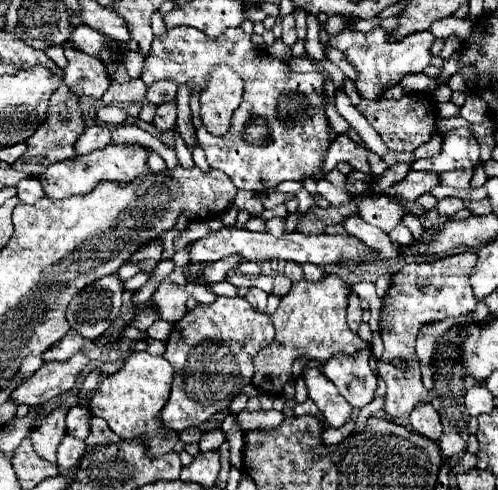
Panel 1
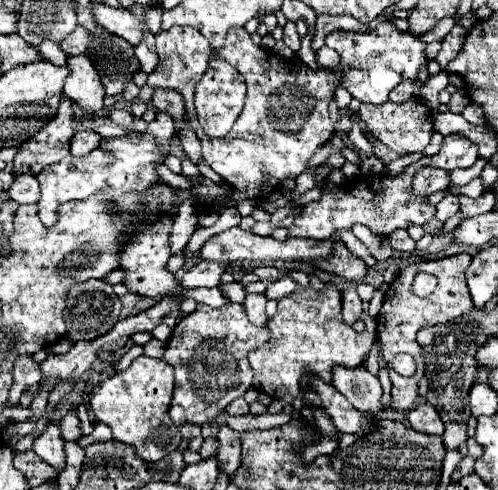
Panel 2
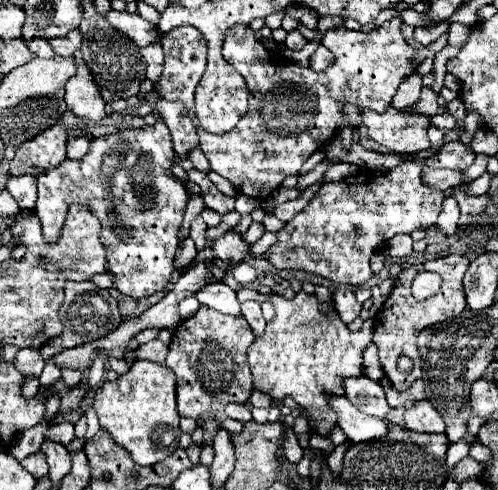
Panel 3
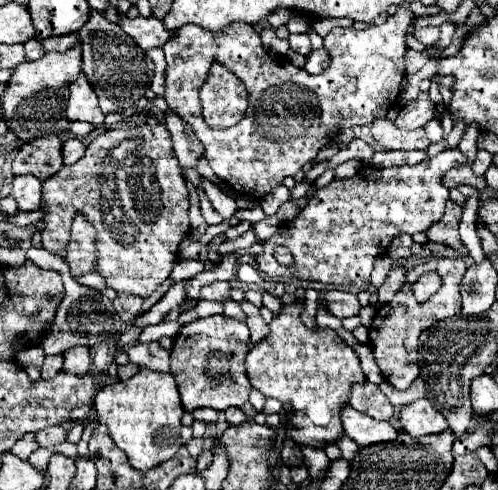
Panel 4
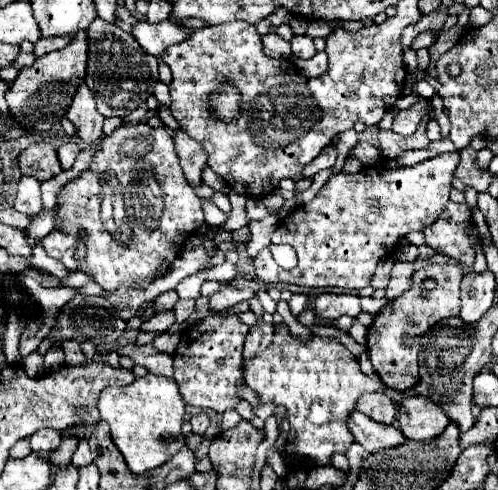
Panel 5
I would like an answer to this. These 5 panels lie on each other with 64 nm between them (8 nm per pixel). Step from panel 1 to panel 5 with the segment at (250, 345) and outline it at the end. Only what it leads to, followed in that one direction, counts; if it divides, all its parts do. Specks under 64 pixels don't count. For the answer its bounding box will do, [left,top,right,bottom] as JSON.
[174,316,250,414]

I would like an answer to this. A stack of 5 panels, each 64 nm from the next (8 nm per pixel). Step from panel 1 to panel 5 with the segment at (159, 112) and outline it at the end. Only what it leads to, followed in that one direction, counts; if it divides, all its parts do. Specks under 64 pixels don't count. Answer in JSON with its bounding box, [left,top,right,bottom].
[42,124,204,290]

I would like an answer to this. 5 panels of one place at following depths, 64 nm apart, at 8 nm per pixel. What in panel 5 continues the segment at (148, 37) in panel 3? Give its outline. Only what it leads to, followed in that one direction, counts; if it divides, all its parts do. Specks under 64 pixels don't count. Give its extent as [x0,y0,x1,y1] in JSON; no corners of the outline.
[134,20,188,56]

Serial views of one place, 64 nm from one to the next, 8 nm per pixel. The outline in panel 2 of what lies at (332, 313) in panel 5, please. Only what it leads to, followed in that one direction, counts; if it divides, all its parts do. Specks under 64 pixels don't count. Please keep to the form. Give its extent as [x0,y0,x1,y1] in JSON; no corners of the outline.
[342,292,362,326]

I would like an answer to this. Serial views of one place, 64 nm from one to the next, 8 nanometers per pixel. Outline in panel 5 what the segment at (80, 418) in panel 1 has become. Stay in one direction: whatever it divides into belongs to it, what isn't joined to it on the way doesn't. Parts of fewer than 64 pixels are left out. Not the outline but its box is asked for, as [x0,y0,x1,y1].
[30,430,60,452]

